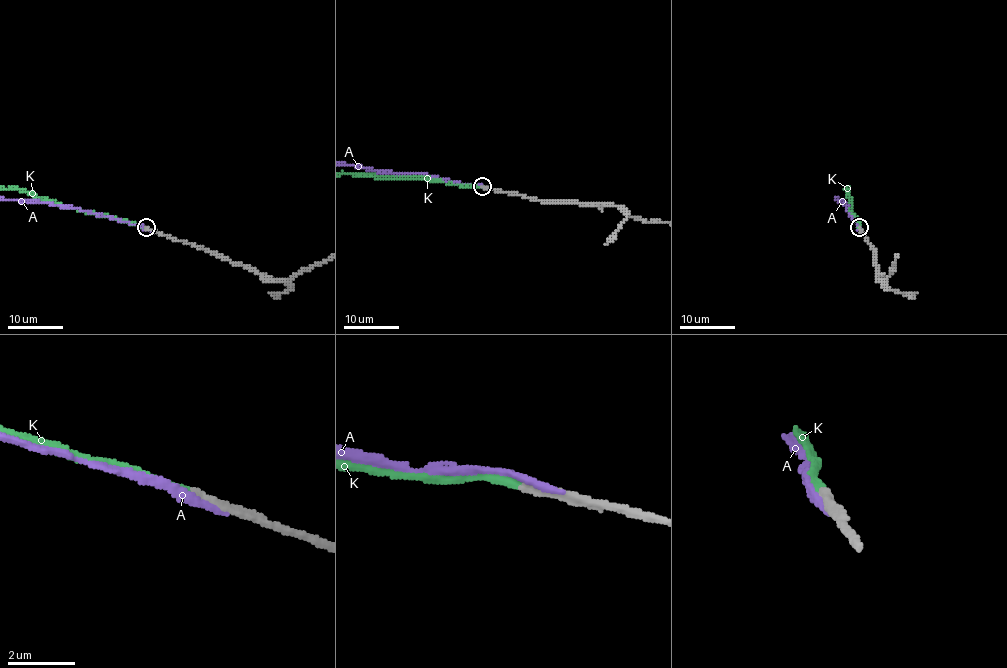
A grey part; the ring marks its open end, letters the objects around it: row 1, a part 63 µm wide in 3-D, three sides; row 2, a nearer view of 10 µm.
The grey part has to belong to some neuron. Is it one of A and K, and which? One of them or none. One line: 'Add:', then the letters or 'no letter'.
Add: K

